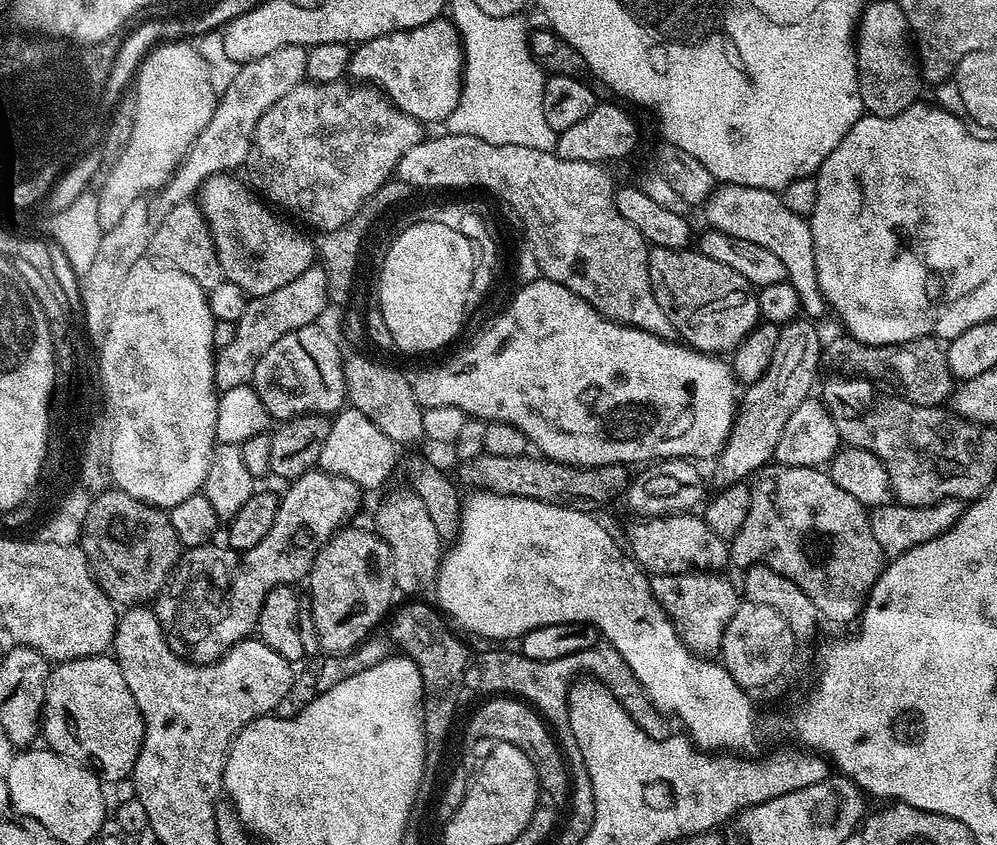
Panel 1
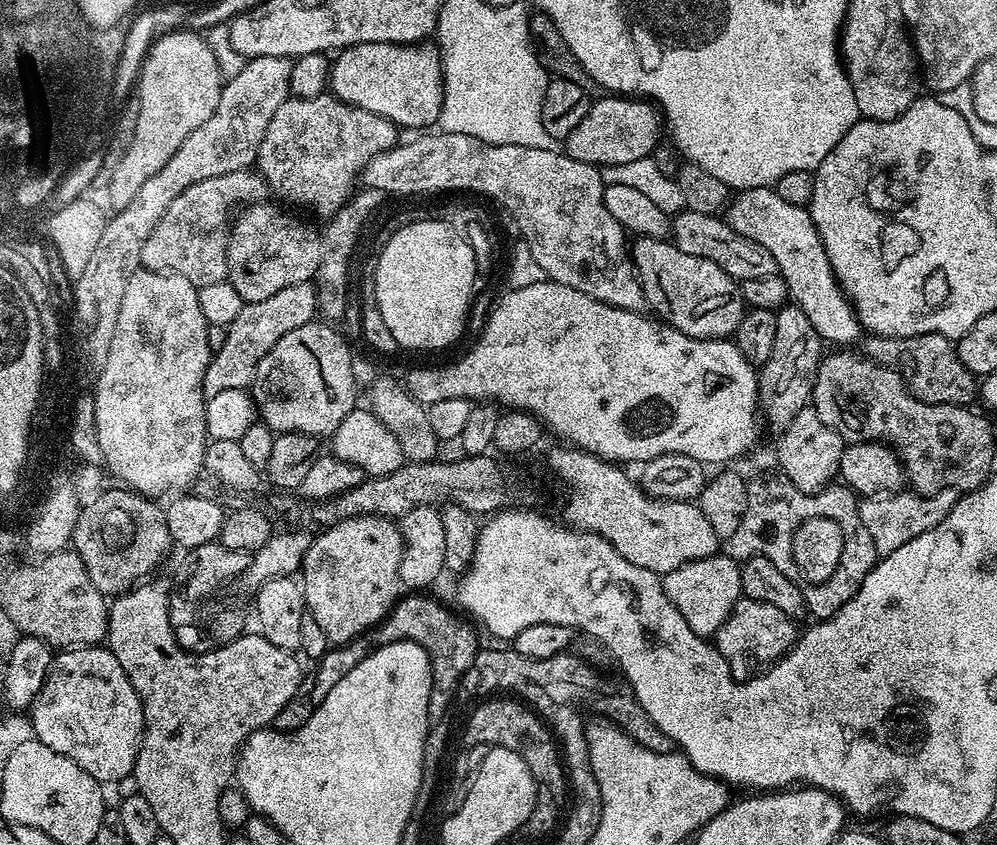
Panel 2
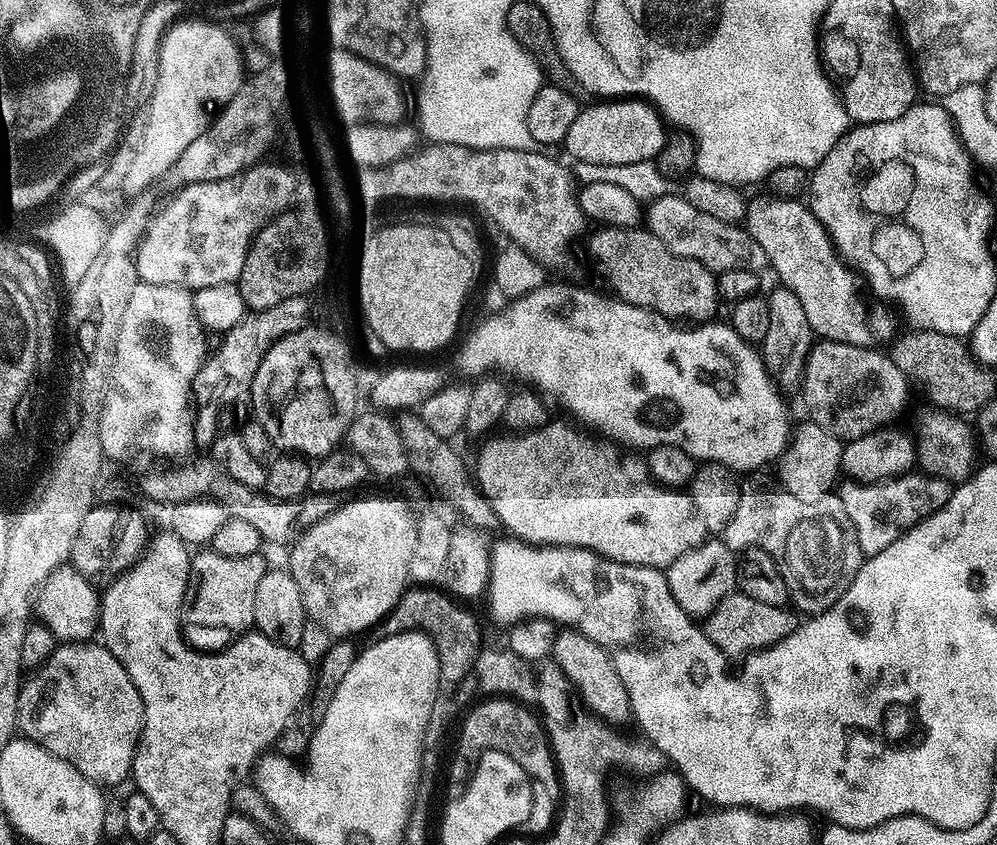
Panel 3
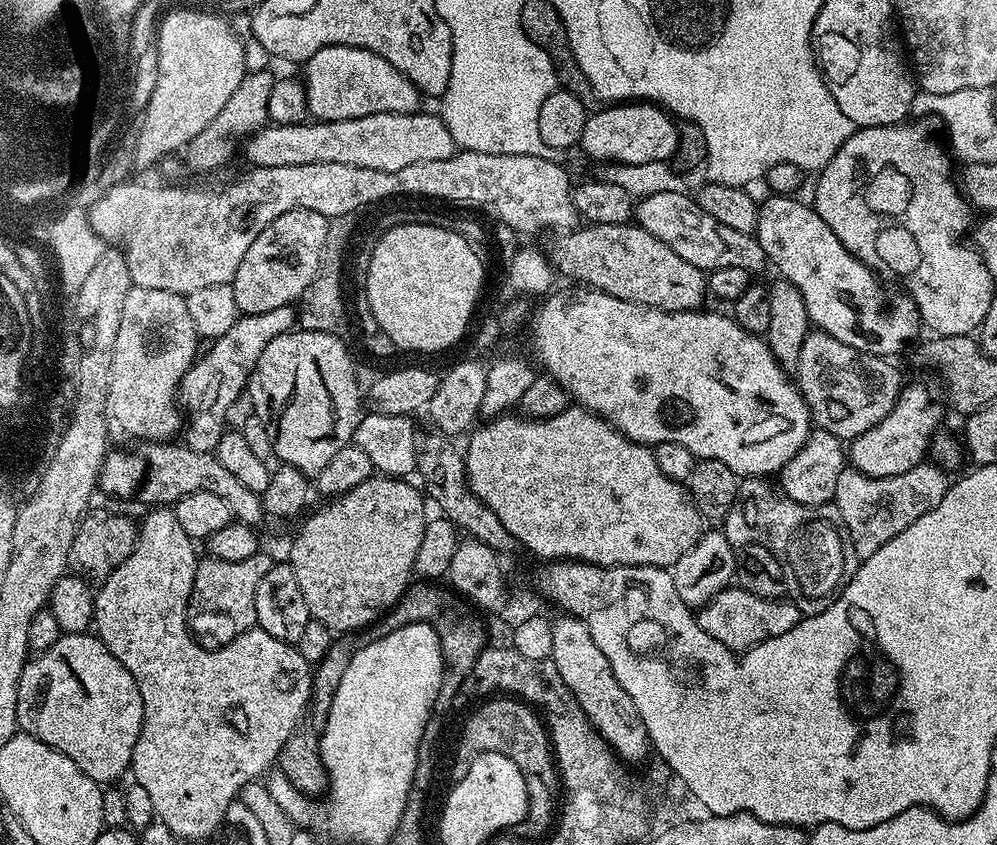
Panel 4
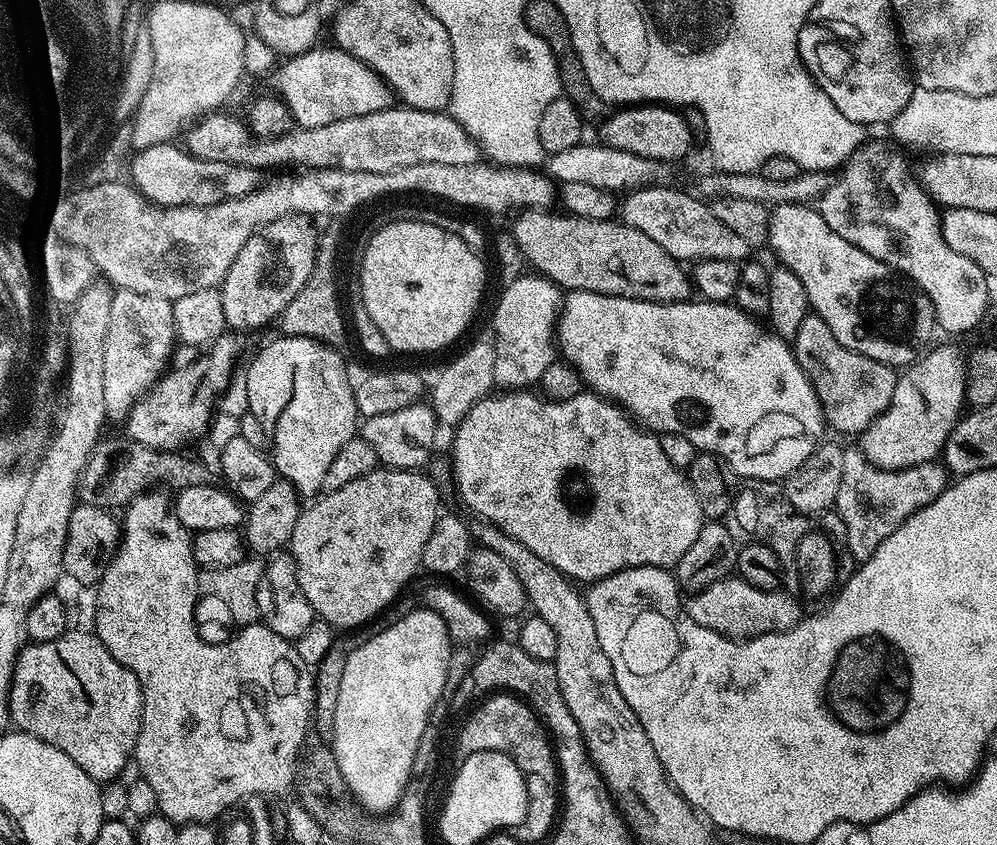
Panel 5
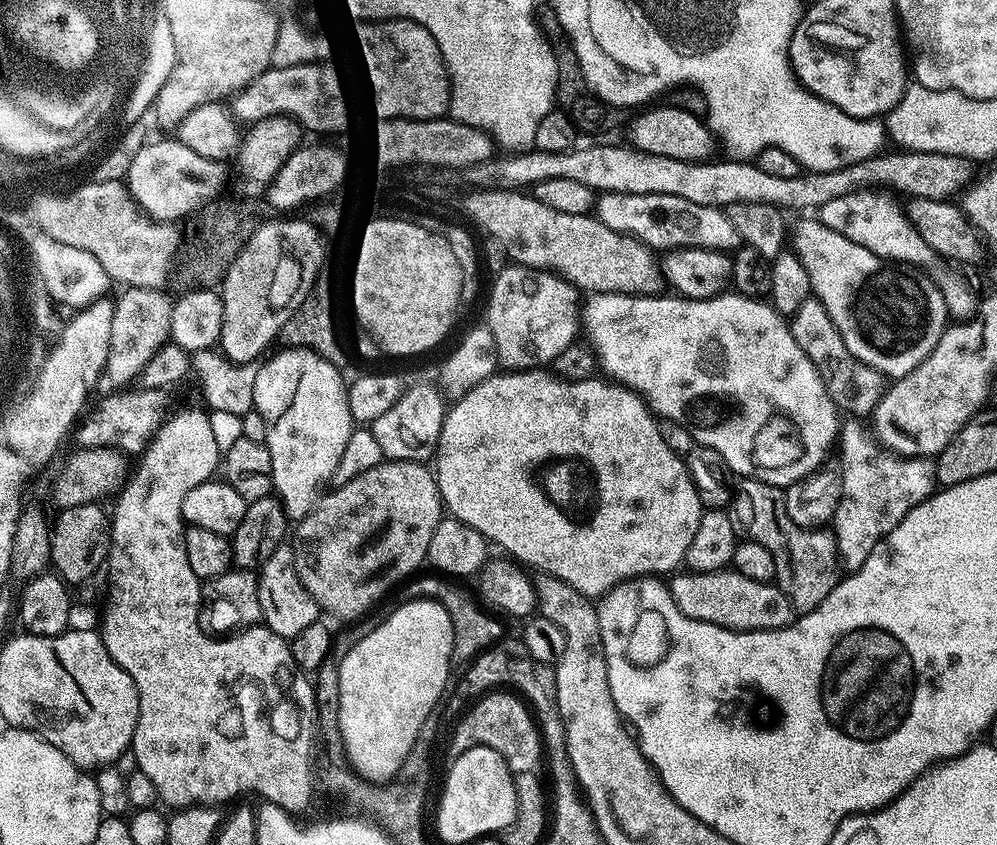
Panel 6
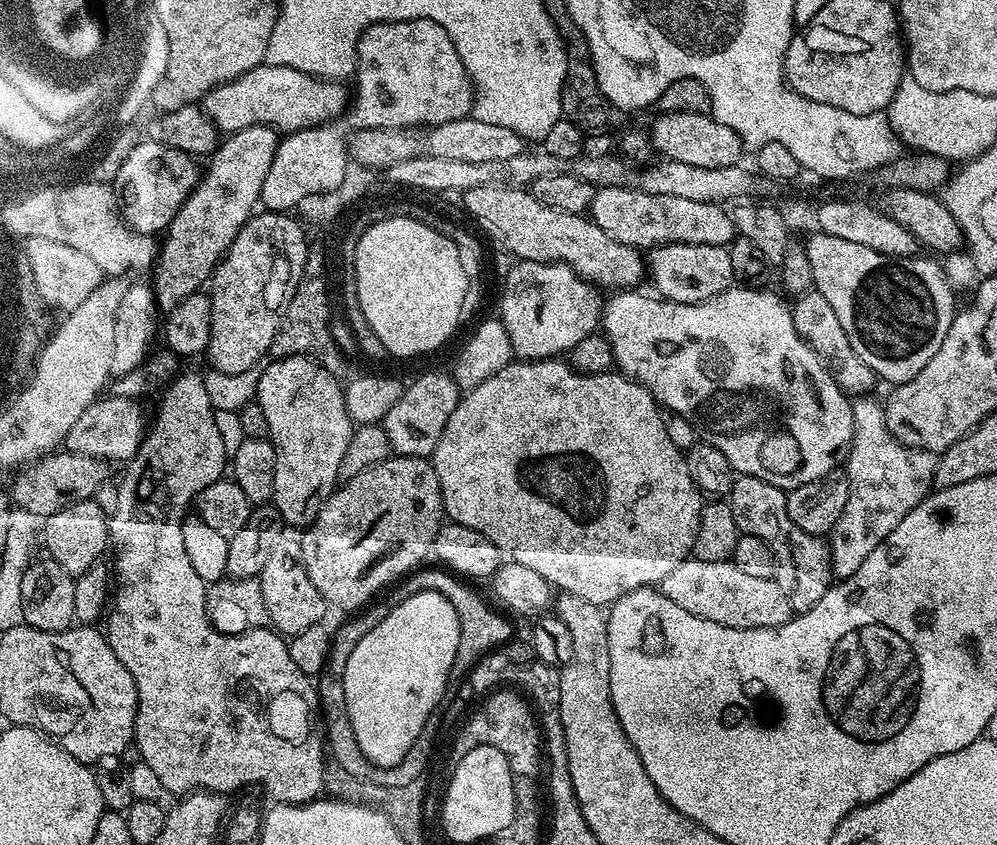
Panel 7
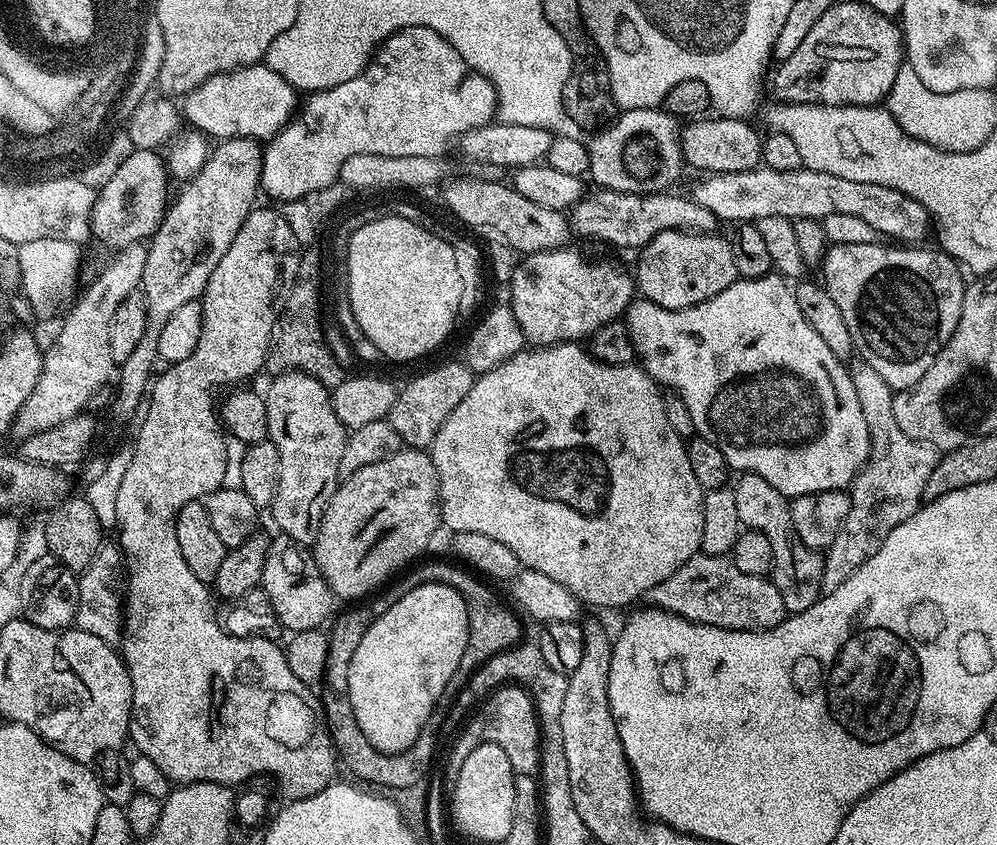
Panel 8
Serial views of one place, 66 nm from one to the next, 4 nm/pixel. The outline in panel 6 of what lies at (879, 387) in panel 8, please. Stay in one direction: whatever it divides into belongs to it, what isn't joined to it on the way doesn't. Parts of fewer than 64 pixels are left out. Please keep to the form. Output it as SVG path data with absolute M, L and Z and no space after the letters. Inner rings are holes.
M848 418L843 421L838 433L838 452L840 448L840 461L838 467L842 474L842 494L838 502L838 510L832 516L830 528L836 531L834 534L835 548L839 553L839 563L848 572L856 572L870 558L870 550L882 542L922 502L929 500L938 490L936 482L936 465L931 459L922 456L898 456L889 452L874 439L873 433L867 427L863 428L861 421L856 418Z

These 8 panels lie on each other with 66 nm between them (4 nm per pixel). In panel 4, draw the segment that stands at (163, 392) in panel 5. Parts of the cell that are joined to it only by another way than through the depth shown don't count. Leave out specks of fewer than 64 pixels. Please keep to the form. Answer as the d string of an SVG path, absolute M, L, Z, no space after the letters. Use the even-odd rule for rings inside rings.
M278 306L278 310L266 310L266 314L241 315L230 326L230 330L208 344L205 356L204 353L197 355L182 378L178 393L179 407L186 413L182 440L187 448L215 453L220 435L226 431L224 411L239 396L245 395L254 366L258 366L258 358L262 358L262 350L266 350L274 338L293 331L297 324L298 312L292 306Z

